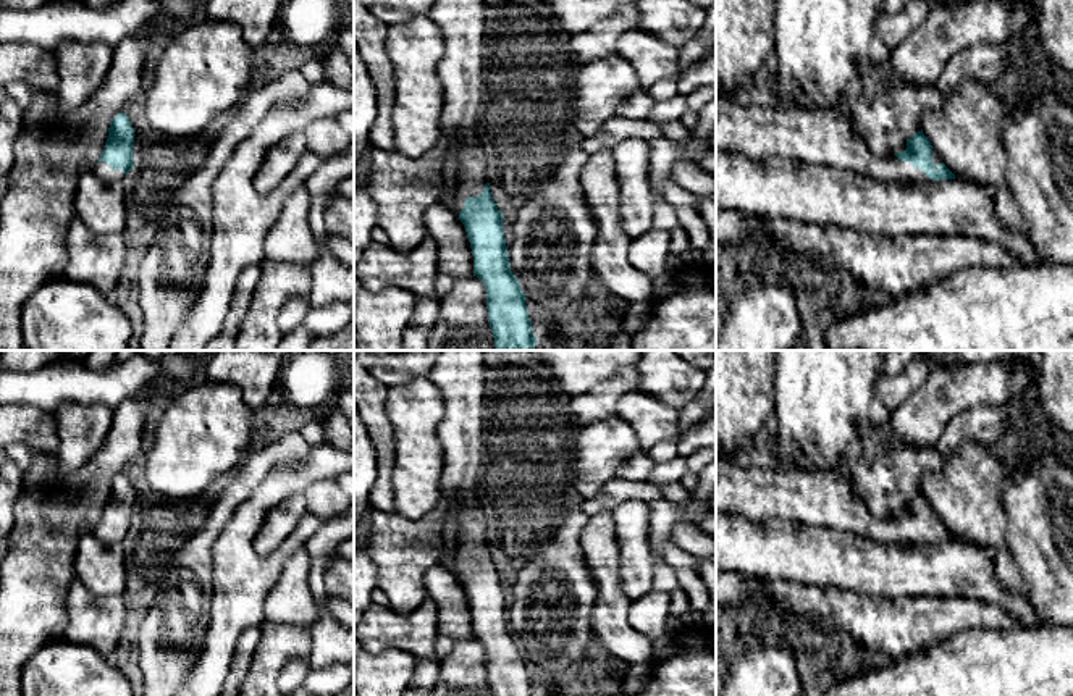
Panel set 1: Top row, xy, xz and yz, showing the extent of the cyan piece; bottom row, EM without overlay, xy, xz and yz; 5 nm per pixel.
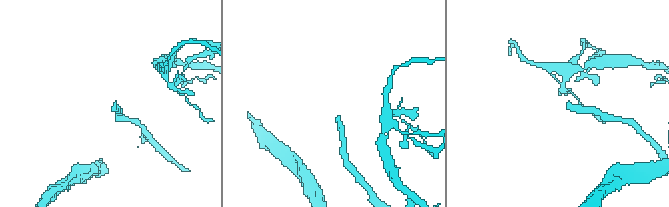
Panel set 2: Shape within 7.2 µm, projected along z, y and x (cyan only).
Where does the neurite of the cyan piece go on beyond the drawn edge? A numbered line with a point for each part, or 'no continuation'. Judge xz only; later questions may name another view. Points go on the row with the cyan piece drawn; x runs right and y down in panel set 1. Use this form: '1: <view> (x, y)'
1: xz (472, 160)

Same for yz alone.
1: yz (820, 138)

